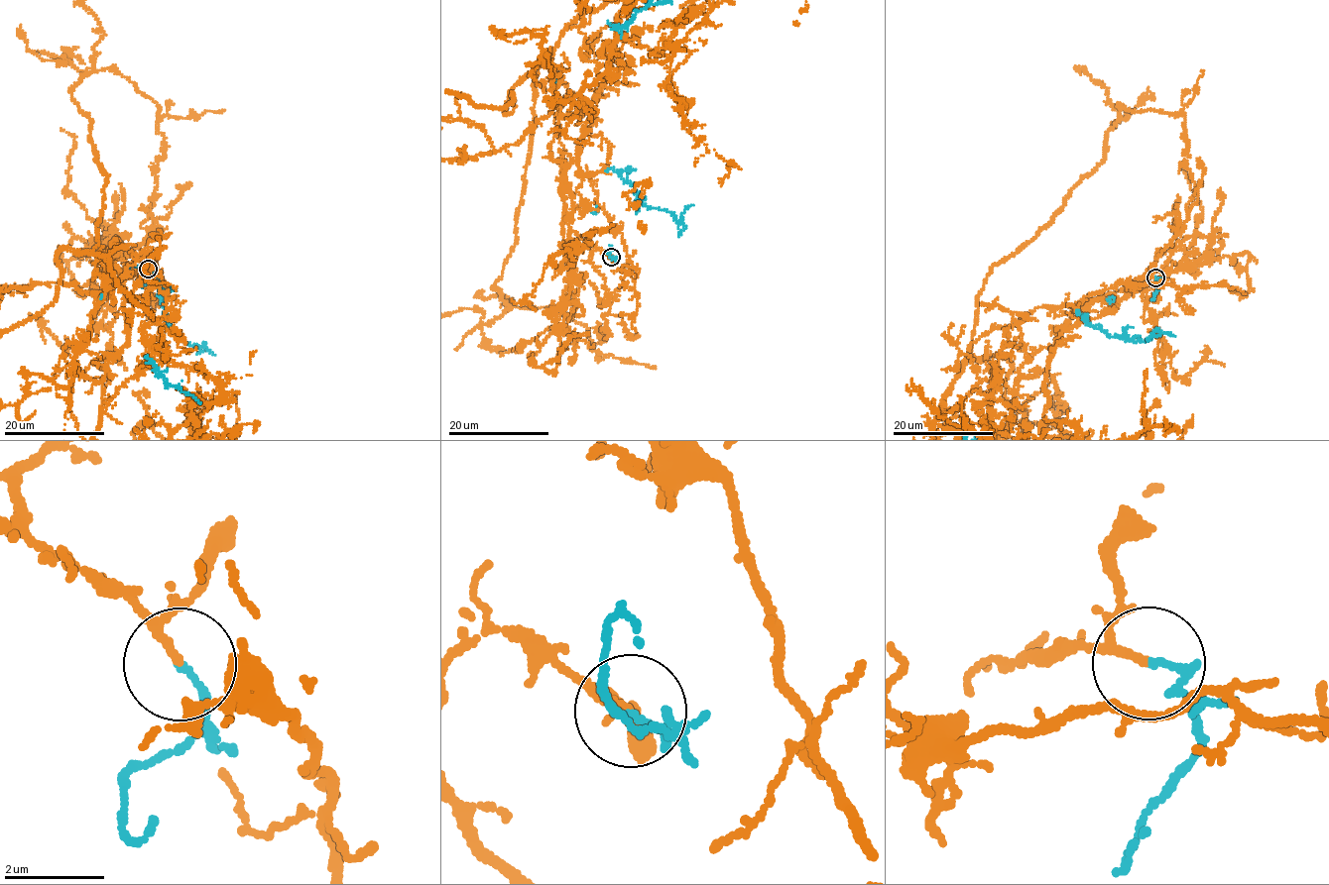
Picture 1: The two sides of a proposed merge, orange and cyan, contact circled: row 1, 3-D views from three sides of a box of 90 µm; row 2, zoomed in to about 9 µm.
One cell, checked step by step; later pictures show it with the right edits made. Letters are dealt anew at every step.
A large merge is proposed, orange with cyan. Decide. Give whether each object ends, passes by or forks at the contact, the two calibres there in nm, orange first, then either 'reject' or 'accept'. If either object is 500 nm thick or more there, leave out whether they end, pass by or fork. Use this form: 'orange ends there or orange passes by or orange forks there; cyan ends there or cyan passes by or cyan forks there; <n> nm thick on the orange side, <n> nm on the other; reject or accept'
orange passes by; cyan ends there; 110 nm thick on the orange side, 120 nm on the other; reject

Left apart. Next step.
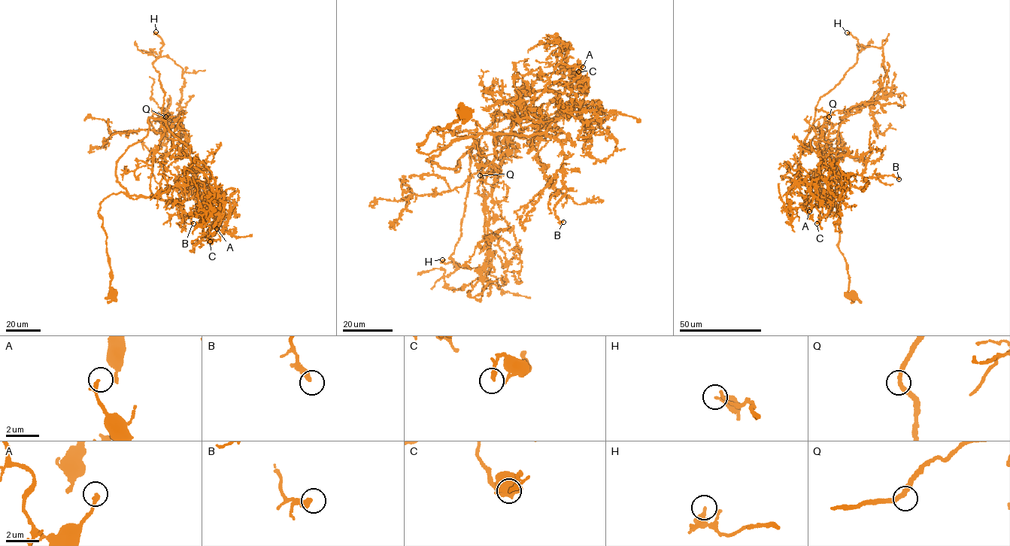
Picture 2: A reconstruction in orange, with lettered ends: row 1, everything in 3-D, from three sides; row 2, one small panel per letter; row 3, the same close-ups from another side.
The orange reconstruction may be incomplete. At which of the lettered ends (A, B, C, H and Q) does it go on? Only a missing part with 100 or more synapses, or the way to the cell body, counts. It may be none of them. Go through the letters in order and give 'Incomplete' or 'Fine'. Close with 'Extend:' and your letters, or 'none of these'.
A: Fine
B: Fine
C: Fine
H: Fine
Q: Fine
Extend: none of these

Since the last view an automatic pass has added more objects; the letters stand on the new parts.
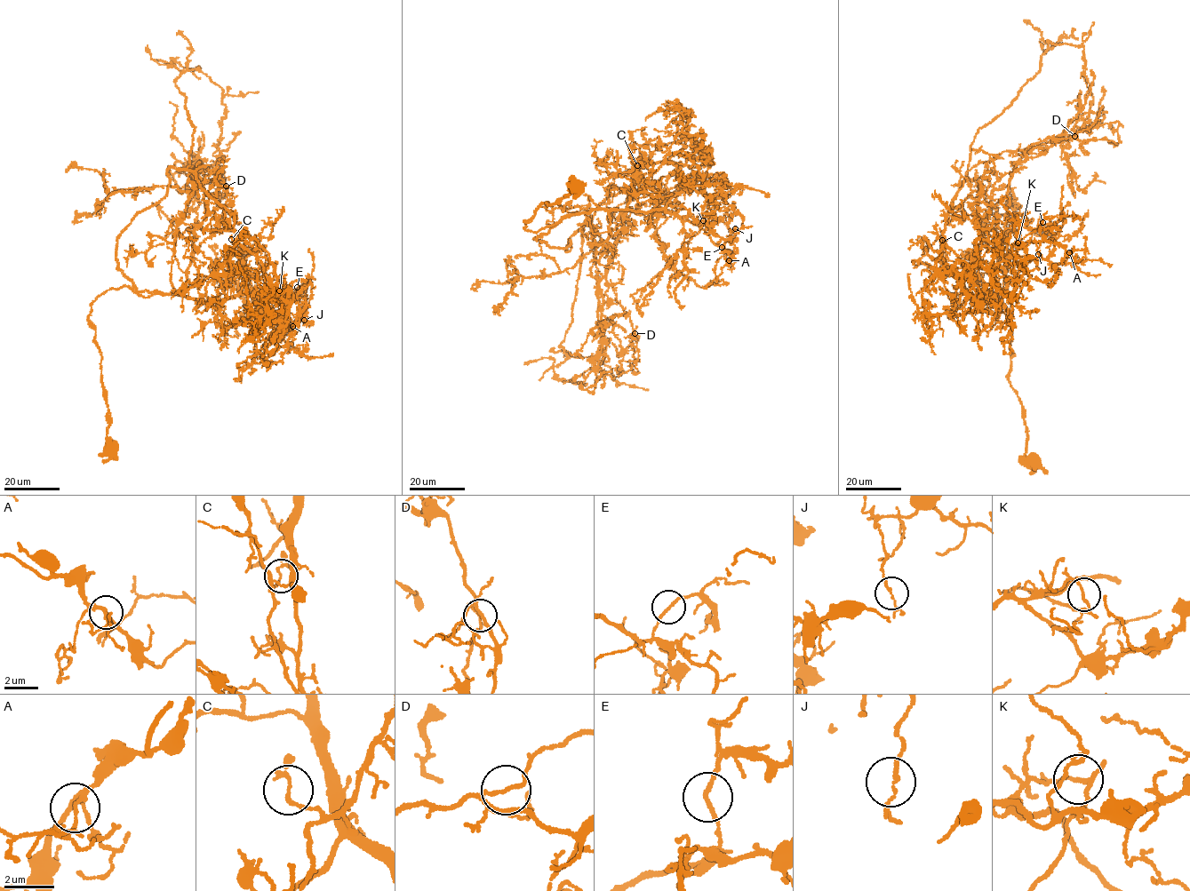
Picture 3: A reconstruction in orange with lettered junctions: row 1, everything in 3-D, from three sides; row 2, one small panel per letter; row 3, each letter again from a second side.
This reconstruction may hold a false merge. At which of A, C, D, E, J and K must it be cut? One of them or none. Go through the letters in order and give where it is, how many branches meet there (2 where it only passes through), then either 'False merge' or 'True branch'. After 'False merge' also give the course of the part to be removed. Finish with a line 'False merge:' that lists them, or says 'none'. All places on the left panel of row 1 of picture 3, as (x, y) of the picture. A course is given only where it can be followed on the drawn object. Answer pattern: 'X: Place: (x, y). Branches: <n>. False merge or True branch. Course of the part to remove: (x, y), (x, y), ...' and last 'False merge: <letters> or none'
A: Place: (292, 326). Branches: 4. True branch
C: Place: (231, 239). Branches: 3. False merge. Course of the part to remove: (231, 239), (240, 258)
D: Place: (226, 186). Branches: 2. True branch
E: Place: (297, 287). Branches: 2. True branch
J: Place: (304, 320). Branches: 3. True branch
K: Place: (279, 290). Branches: 3. True branch
False merge: C

